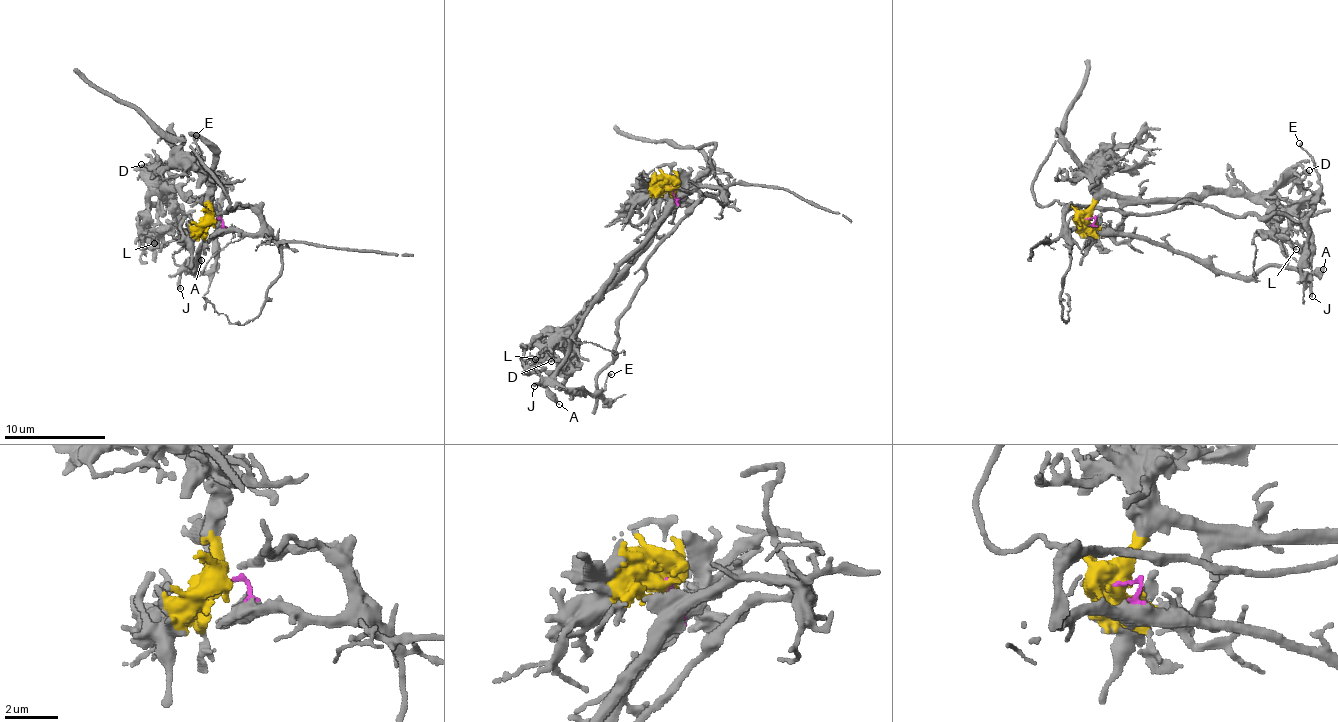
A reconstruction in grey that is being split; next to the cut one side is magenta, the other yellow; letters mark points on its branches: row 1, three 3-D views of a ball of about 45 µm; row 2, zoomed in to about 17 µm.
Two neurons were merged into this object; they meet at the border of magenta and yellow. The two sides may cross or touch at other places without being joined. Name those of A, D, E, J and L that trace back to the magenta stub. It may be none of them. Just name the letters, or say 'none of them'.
A, E, J

